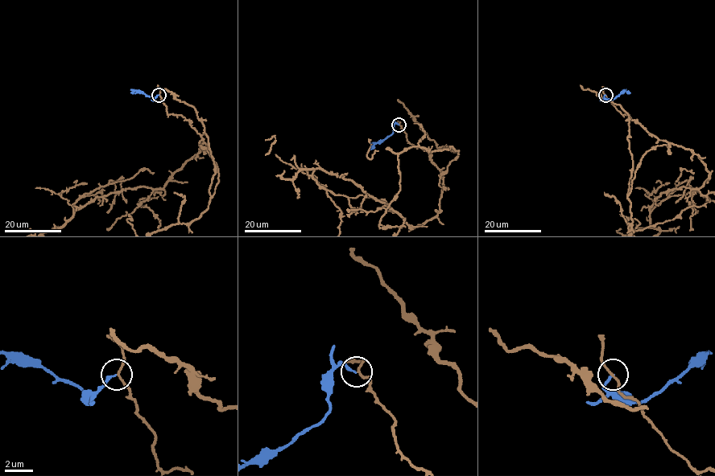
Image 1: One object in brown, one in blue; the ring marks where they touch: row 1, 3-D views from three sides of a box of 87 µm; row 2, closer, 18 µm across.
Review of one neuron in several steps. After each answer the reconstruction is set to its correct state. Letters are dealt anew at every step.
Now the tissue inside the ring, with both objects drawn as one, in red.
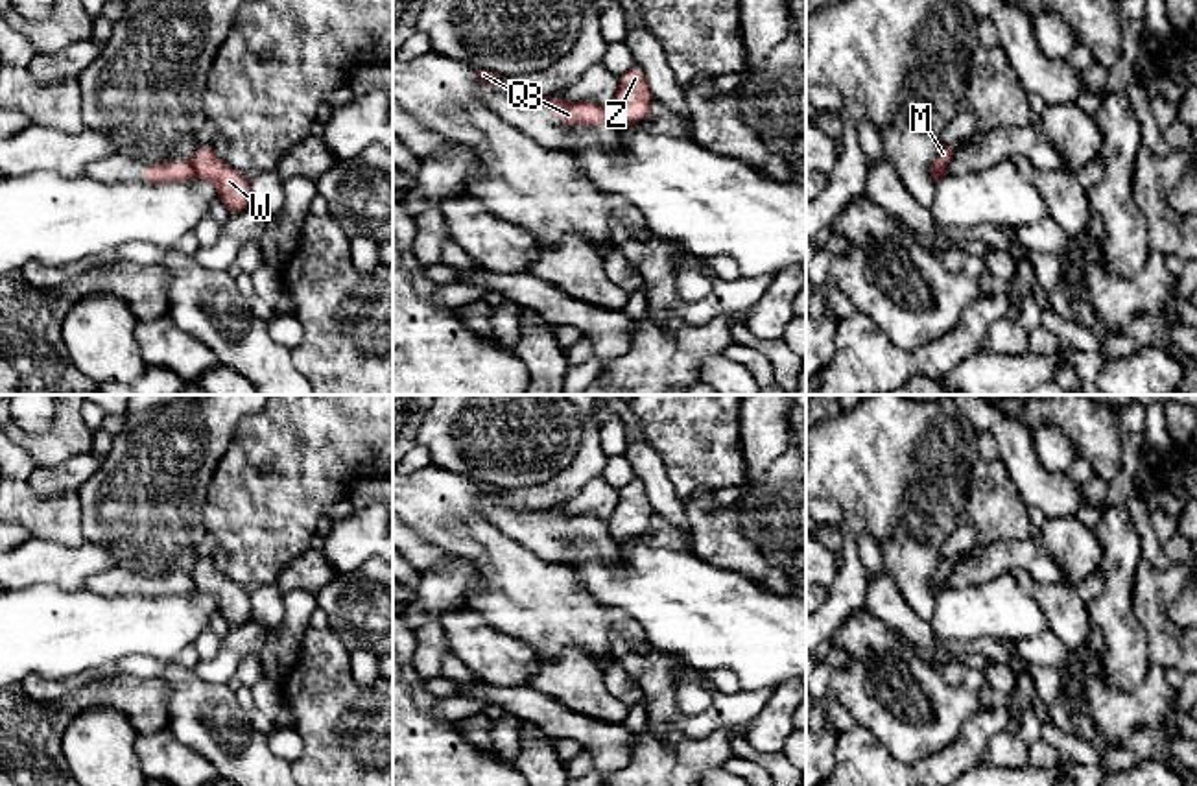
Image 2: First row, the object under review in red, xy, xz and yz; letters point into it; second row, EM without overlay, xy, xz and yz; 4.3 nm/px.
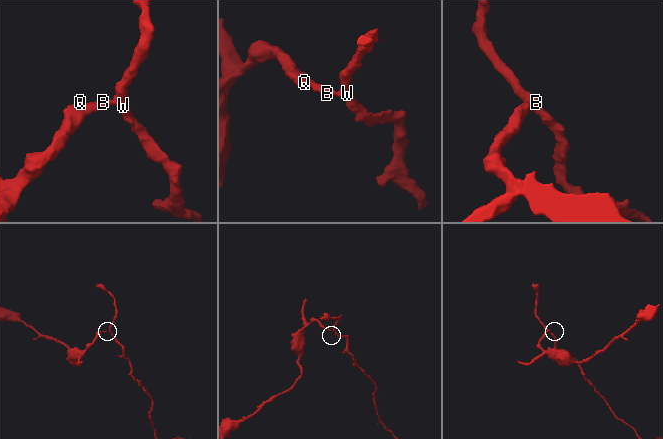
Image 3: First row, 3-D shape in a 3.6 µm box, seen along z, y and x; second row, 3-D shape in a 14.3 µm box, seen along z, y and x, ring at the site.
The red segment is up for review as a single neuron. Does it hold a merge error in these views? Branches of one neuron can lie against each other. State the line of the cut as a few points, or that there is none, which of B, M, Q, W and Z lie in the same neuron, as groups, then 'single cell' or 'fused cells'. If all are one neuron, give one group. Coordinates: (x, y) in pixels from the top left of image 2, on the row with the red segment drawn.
xy (190, 163), (196, 176) | B Q / M W Z | fused cells

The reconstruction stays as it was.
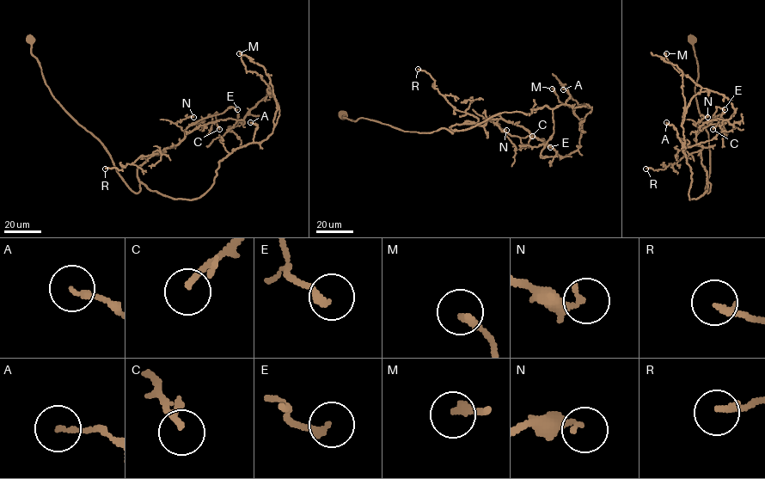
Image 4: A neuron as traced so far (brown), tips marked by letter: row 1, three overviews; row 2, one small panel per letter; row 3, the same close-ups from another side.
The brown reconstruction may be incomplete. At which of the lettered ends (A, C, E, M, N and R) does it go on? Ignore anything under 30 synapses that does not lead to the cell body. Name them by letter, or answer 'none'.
none

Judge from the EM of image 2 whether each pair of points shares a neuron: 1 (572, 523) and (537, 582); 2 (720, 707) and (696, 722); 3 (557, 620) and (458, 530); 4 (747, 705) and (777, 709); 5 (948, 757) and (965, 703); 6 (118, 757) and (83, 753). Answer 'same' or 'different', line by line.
1: different
2: same
3: same
4: different
5: different
6: same

